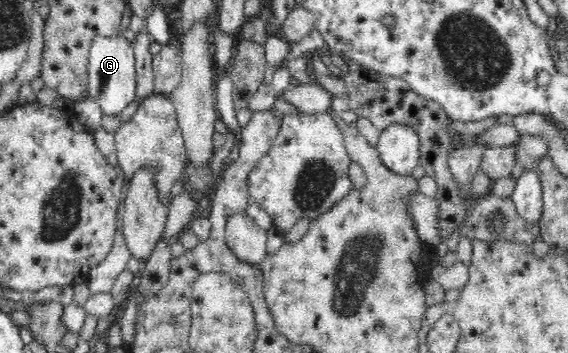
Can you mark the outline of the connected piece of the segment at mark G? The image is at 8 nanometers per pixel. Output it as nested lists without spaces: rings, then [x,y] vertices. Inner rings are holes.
[[[123,36],[95,37],[90,45],[88,59],[88,95],[87,98],[96,101],[103,114],[120,114],[132,101],[135,101],[136,62],[134,46]]]

